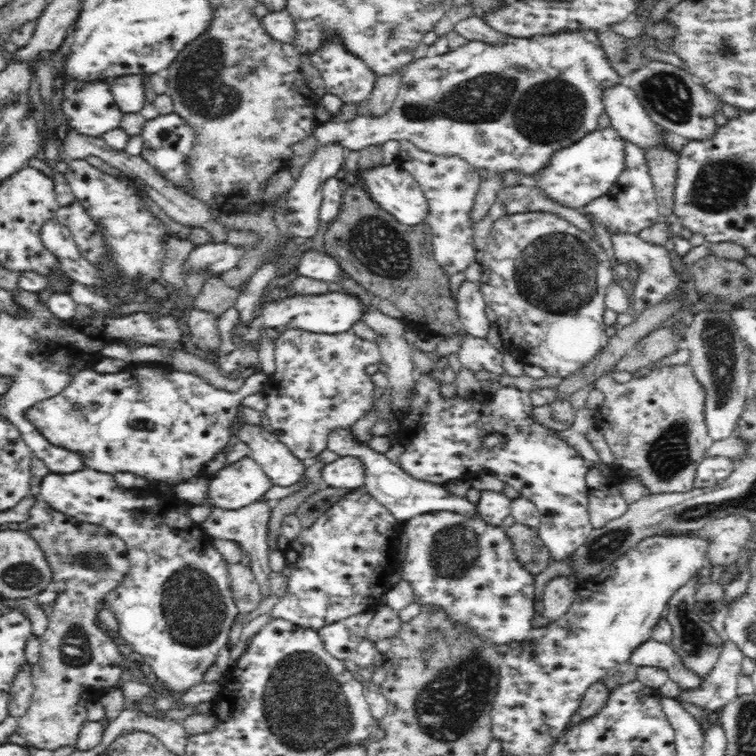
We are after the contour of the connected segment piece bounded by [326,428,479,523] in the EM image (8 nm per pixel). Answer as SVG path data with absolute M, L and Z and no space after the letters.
M338 428L328 436L328 450L336 452L339 456L356 457L364 464L365 478L363 489L380 501L400 522L414 518L427 512L450 511L462 515L479 515L475 503L468 499L452 495L445 485L432 484L424 480L416 480L400 468L399 463L391 462L386 455L372 450L366 442L360 442L351 435L351 429Z

